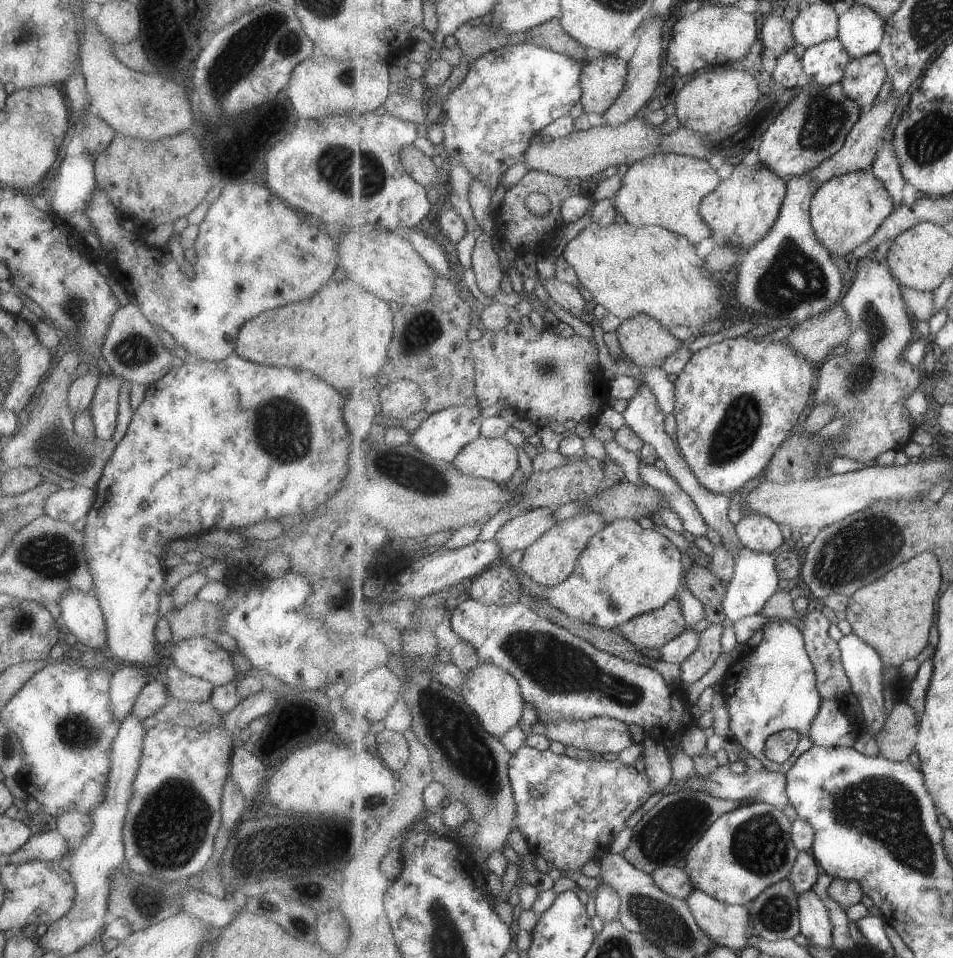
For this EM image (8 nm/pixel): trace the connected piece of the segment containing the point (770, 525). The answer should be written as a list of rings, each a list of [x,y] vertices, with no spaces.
[[[752,513],[737,524],[744,546],[759,553],[773,553],[786,542],[783,526],[772,517]]]

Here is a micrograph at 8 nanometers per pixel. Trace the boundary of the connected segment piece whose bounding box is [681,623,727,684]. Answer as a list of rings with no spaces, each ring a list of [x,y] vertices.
[[[718,623],[702,632],[698,652],[681,665],[681,681],[684,684],[698,682],[716,666],[718,659],[724,654],[723,636],[726,629],[726,624]]]

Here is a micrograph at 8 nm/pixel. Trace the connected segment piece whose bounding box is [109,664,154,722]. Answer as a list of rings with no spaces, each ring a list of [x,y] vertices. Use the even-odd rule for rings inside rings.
[[[124,664],[124,667],[112,674],[109,693],[111,696],[111,709],[115,719],[121,720],[133,709],[135,700],[141,693],[141,690],[146,686],[146,683],[154,678],[153,673],[150,673],[146,667],[138,665]]]

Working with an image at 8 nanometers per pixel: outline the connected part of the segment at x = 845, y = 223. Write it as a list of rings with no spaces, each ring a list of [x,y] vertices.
[[[868,169],[867,171],[851,172],[837,176],[824,183],[814,197],[811,211],[814,230],[818,233],[821,242],[831,250],[834,256],[846,256],[850,252],[858,253],[861,246],[877,235],[877,232],[881,230],[881,226],[896,210],[897,204],[893,194],[890,194],[887,184],[884,184],[884,181],[880,180],[880,177],[872,169]]]

